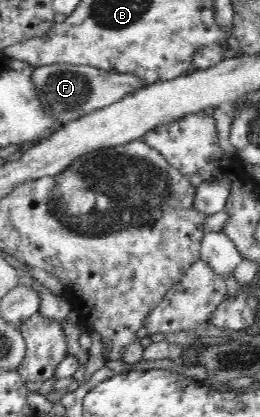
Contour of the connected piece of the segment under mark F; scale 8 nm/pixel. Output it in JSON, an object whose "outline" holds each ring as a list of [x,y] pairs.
{"outline":[[[57,63],[33,69],[33,92],[41,101],[43,113],[53,118],[58,127],[105,108],[108,104],[121,100],[129,92],[143,87],[143,81],[135,75],[119,74],[116,71],[107,71],[89,65],[73,66]]]}

